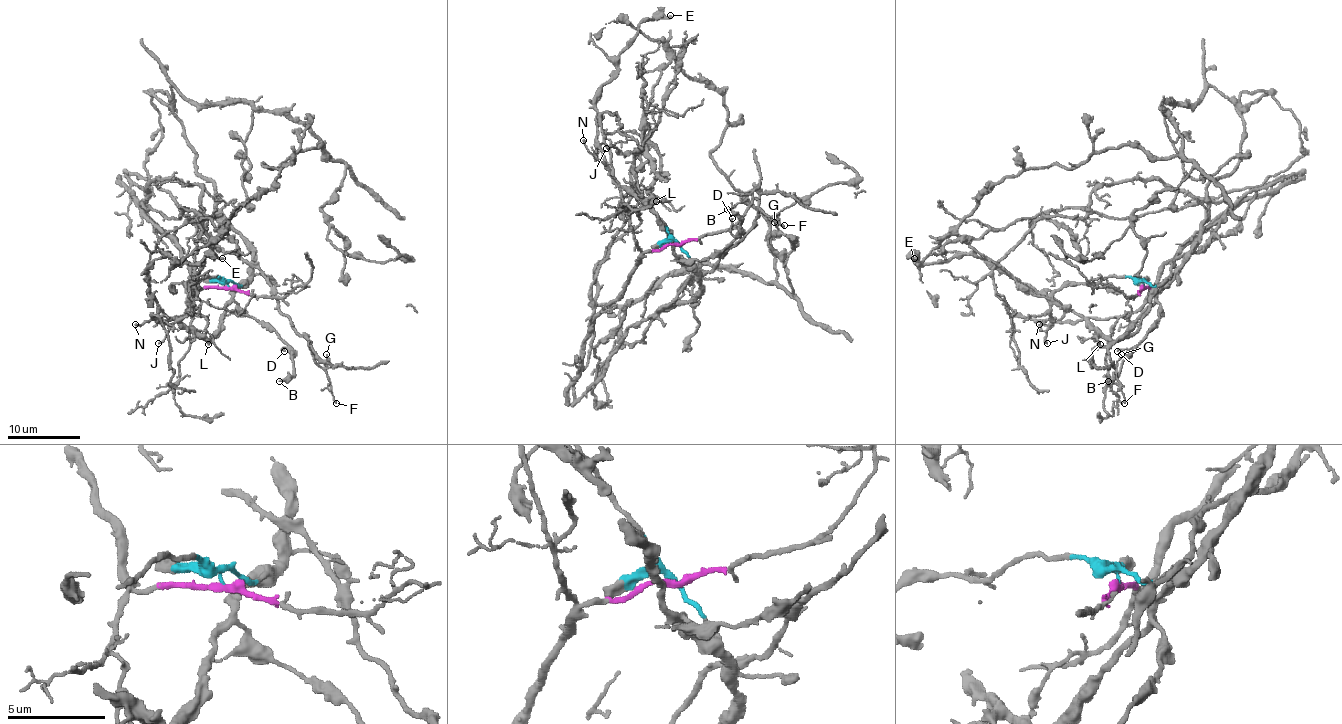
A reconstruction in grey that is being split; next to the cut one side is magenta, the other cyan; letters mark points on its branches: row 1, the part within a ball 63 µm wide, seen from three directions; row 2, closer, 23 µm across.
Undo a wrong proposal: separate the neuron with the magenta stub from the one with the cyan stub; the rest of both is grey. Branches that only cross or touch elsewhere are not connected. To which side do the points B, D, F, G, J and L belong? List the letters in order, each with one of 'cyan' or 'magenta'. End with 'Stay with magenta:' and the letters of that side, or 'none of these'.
B: cyan
D: cyan
F: cyan
G: cyan
J: cyan
L: cyan
Stay with magenta: none of these

